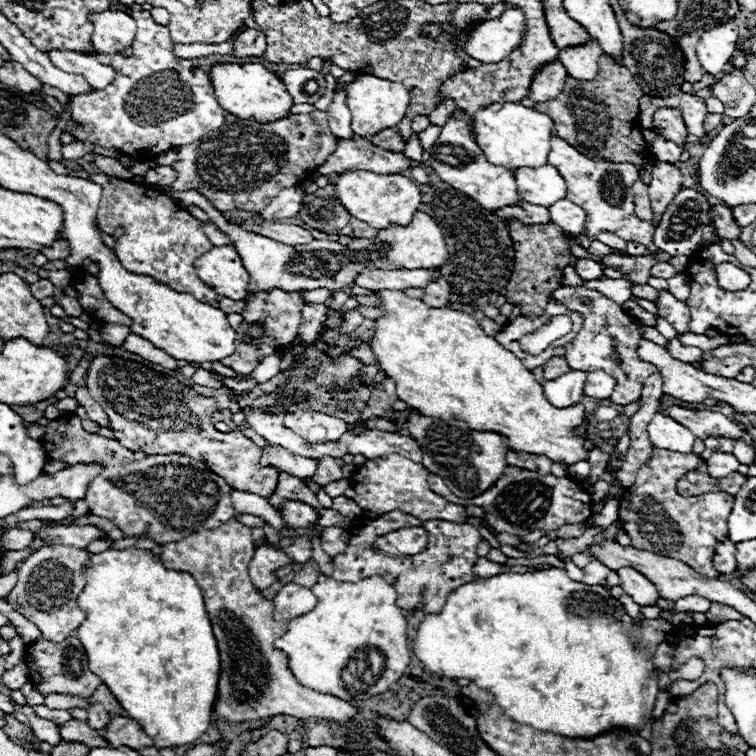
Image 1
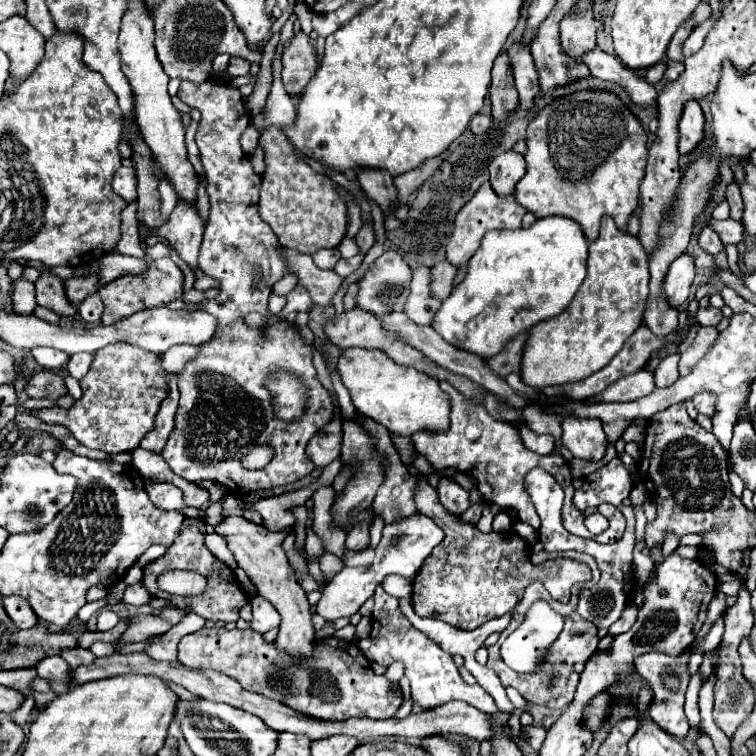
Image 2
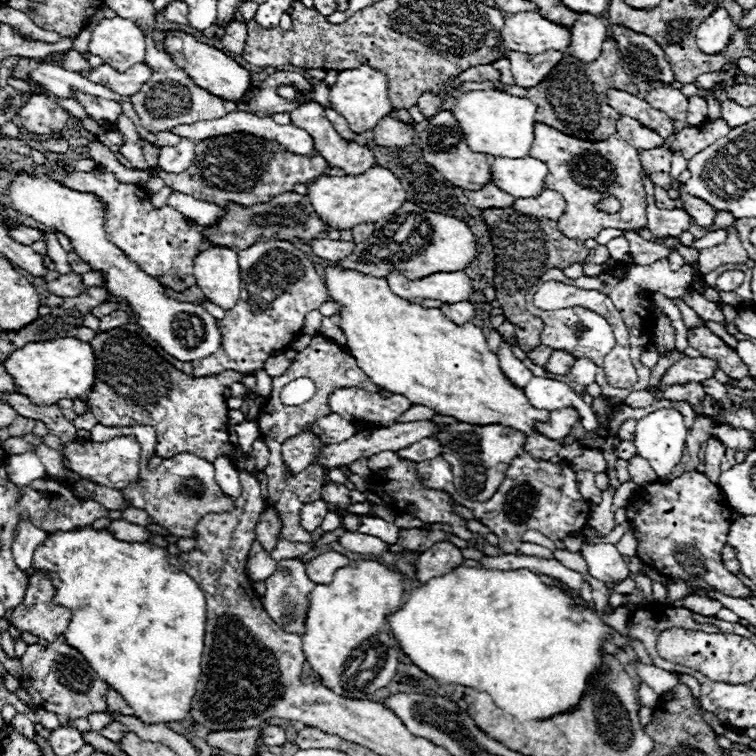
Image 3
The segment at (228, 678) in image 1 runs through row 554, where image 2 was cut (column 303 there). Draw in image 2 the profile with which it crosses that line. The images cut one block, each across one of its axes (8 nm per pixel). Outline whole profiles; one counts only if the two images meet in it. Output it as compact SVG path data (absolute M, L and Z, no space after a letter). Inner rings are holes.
M266 126L260 130L258 146L264 150L266 172L262 174L258 214L278 236L278 242L286 248L296 248L304 254L314 254L320 248L336 248L346 236L346 212L344 198L336 192L336 182L326 174L314 172L300 154L290 146L282 126Z

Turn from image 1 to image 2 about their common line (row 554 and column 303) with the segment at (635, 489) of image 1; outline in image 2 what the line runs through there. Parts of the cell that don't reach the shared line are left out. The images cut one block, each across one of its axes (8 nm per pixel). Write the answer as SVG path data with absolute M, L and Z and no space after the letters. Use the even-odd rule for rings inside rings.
M202 628L188 634L178 644L178 660L188 668L212 668L242 684L244 690L288 704L290 708L320 720L346 720L352 716L392 718L402 706L402 692L396 682L372 672L366 656L340 638L324 638L316 642L314 656L296 660L262 640L252 630Z

